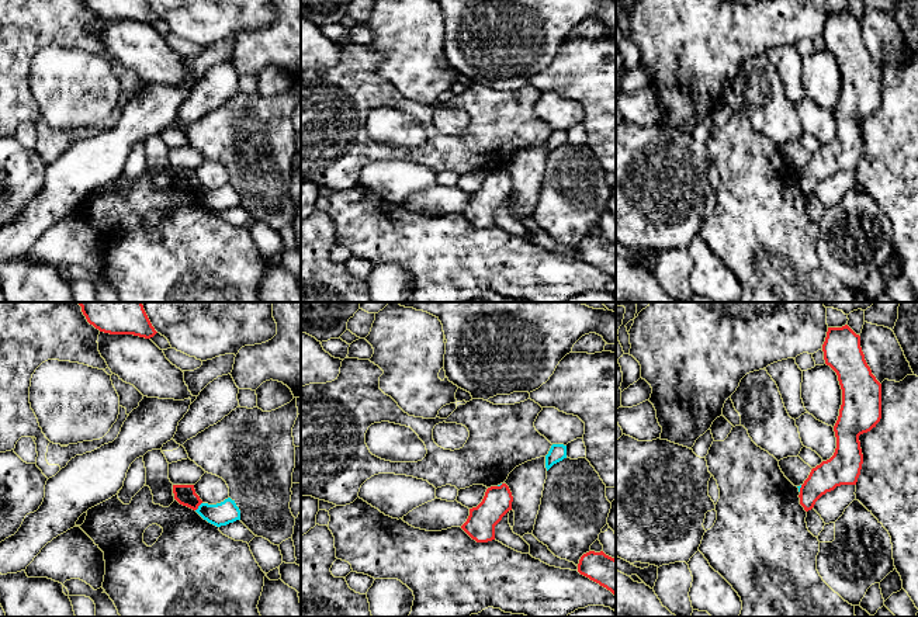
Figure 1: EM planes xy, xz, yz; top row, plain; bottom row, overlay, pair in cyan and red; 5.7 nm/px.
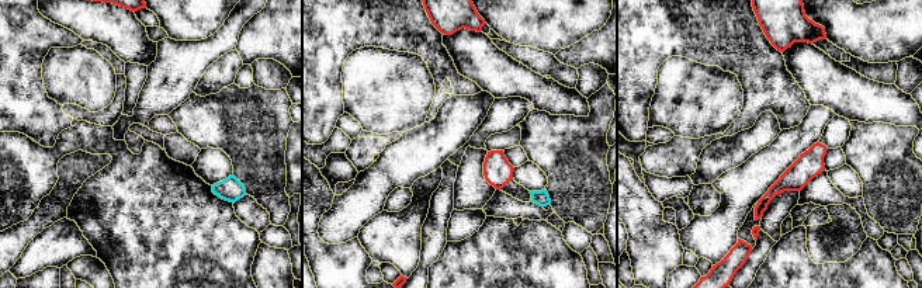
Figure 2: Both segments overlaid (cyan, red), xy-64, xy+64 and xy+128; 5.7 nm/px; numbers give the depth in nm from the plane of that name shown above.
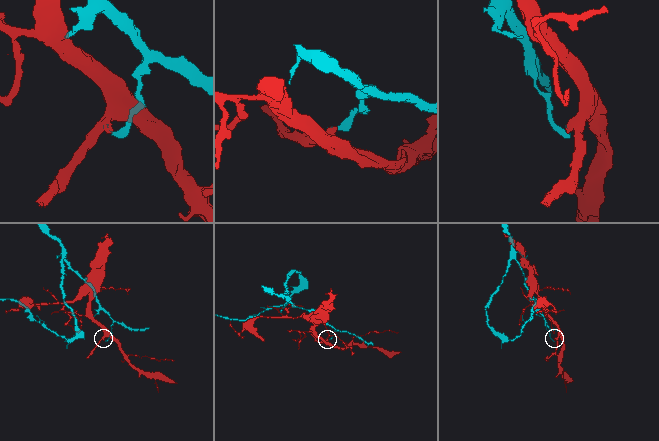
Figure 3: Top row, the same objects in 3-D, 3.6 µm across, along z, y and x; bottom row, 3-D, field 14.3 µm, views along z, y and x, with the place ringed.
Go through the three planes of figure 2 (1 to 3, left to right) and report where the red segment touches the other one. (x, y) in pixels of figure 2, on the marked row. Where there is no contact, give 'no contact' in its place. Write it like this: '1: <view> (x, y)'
1: no contact
2: no contact
3: no contact

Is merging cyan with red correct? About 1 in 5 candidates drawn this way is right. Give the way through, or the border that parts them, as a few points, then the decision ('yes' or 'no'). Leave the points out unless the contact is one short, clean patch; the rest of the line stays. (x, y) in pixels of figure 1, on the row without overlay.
no

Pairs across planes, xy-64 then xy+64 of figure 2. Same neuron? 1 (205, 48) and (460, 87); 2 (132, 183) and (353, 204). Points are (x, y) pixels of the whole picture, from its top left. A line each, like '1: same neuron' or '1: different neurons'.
1: different neurons
2: different neurons

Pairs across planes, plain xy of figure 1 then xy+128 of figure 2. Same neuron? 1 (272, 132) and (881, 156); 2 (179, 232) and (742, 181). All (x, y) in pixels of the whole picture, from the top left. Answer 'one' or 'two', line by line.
1: one
2: two

